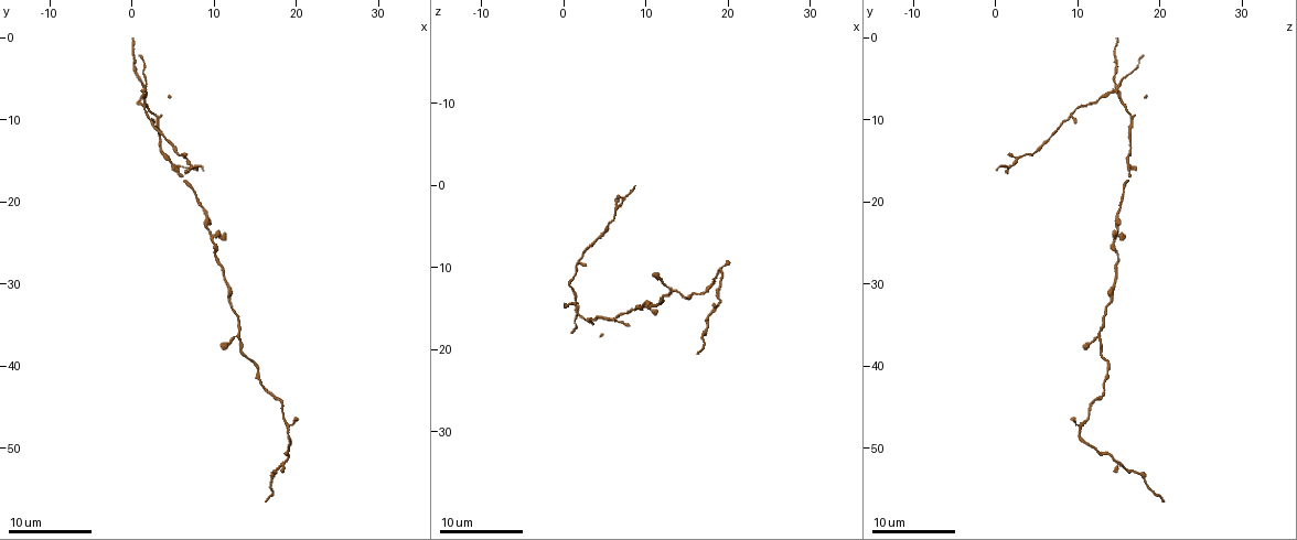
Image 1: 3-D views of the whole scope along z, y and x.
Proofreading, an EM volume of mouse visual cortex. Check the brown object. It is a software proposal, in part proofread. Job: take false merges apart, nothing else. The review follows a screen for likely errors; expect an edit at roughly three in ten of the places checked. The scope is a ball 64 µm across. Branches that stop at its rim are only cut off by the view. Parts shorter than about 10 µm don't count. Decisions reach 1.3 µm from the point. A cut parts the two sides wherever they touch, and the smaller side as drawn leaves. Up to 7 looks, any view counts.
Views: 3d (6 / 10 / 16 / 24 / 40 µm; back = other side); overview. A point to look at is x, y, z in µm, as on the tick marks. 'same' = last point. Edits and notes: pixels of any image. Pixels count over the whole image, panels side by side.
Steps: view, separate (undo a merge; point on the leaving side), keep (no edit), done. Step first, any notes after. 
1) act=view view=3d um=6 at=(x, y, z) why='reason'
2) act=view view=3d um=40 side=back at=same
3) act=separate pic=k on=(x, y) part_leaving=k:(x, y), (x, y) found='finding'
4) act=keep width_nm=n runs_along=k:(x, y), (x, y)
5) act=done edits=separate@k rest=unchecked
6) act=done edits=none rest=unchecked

act=view view=3d um=10 at=(1.5, 7.0, 13.5) why='calibre changes'

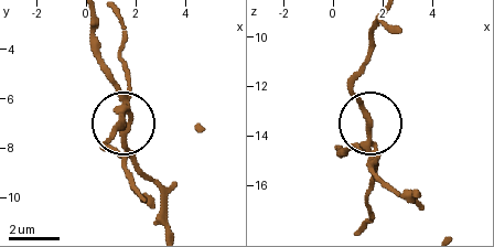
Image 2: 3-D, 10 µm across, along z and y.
act=view view=3d um=10 side=back at=(1.5, 6.8, 13.5)

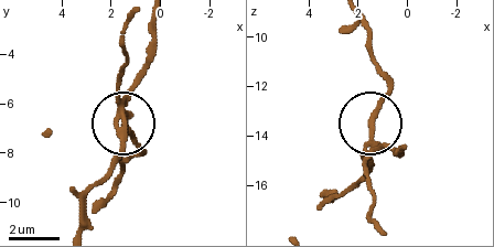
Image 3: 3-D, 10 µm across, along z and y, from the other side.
act=separate pic=3 on=(374, 117) part_leaving=3:(369, 151), (369, 121), (388, 84), (372, 52), (365, 20) found='a second neuron is stuck on'

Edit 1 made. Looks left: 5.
act=view view=overview

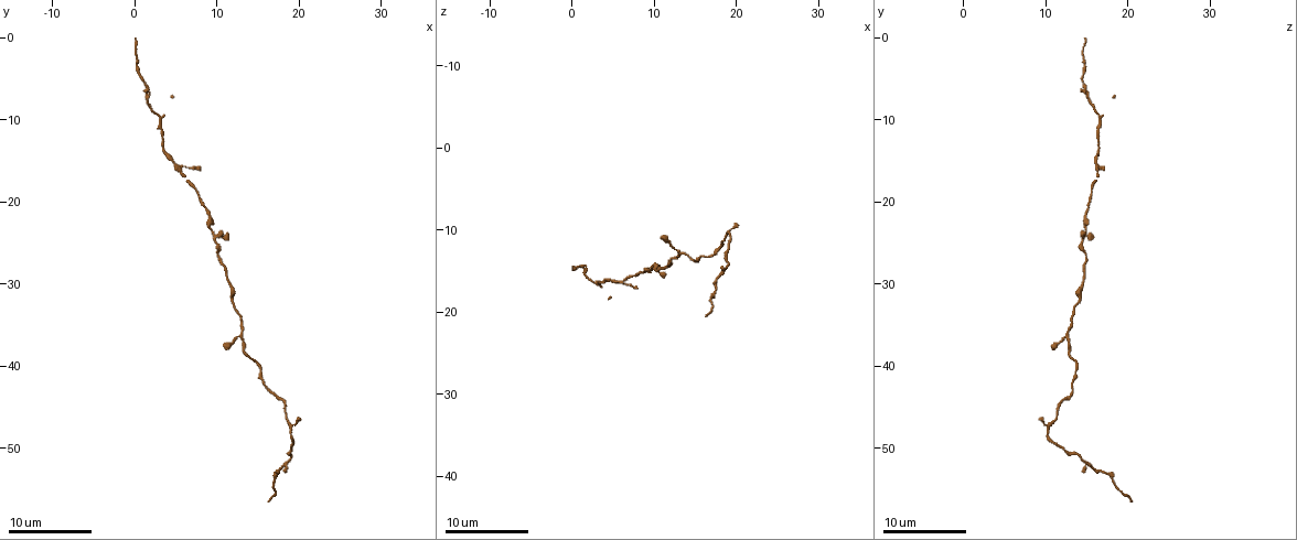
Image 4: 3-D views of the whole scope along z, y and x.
act=view view=3d um=16 at=(9.5, 23.0, 15.0) why='thin neck'

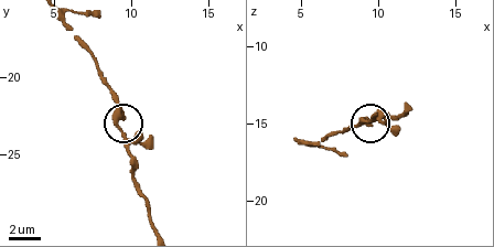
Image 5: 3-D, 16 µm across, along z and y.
act=keep width_nm=260 found='all the same neuron'

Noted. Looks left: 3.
act=view view=3d um=10 at=(18.5, 47.0, 11.0) why='side arm on a straight run'

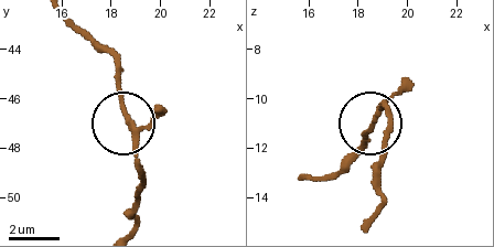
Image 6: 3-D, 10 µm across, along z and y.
act=keep arms=3 runs_along=6:(71, 21), (117, 65), (121, 109), (140, 178) found='continuous, no second neuron'

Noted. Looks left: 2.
act=done edits=separate@3 rest=unchecked

